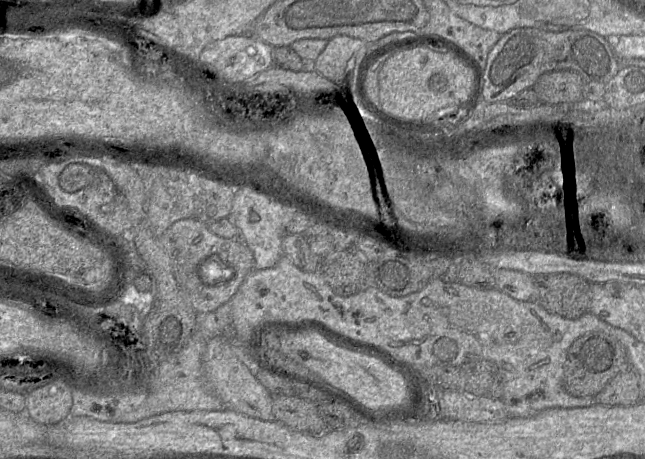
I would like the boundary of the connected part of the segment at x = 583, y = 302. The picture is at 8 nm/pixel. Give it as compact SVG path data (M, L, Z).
M568 272L531 275L537 287L537 302L550 312L568 319L576 319L589 311L591 283Z

